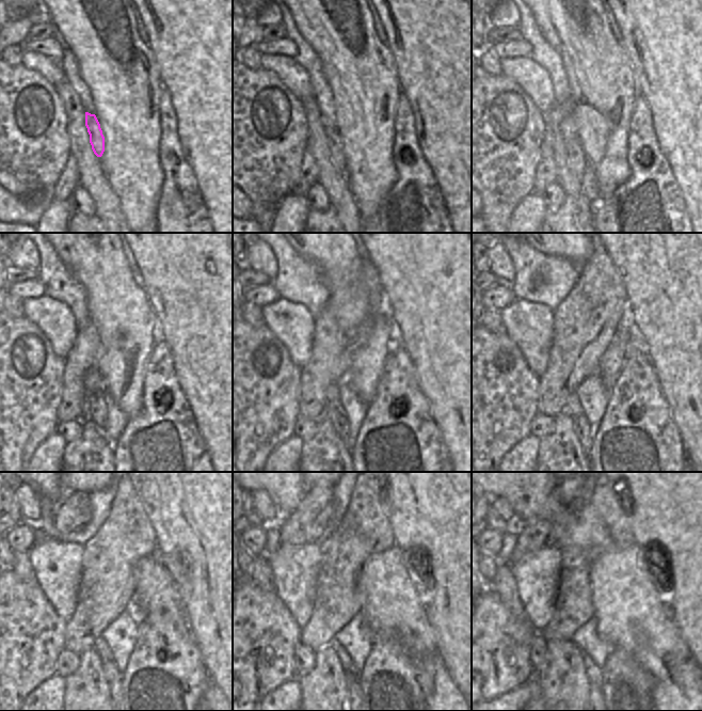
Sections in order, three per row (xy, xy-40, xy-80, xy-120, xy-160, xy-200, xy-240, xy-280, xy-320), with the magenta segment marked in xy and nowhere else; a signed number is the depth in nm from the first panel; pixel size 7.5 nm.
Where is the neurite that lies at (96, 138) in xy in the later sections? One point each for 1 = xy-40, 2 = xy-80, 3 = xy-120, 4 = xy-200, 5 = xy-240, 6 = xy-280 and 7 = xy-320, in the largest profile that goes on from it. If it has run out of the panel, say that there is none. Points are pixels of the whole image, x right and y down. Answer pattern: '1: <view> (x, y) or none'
1: xy-40 (334, 141)
2: xy-80 (576, 160)
3: xy-120 (95, 406)
4: xy-200 (580, 424)
5: xy-240 (113, 678)
6: xy-280 (351, 679)
7: xy-320 (593, 689)

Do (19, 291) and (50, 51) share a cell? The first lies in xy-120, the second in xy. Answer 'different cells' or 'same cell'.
same cell

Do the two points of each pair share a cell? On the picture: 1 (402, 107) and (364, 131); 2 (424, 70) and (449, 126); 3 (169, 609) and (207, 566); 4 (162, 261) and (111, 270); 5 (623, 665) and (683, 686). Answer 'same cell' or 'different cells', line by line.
1: different cells
2: same cell
3: different cells
4: different cells
5: different cells

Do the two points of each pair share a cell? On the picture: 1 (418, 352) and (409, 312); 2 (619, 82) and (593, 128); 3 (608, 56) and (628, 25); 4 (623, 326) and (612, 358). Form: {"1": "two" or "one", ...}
{"1": "one", "2": "one", "3": "two", "4": "one"}

